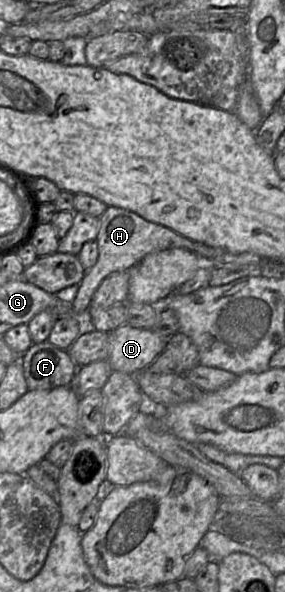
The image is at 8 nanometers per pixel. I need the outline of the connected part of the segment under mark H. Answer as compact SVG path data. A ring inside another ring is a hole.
M108 206L99 217L99 221L99 231L95 240L98 246L97 261L90 269L85 270L75 299L69 305L71 312L82 317L82 319L89 309L96 289L111 273L127 271L147 254L155 251L185 248L193 252L196 250L196 245L202 244L192 241L165 226L147 221L134 212L119 207Z

